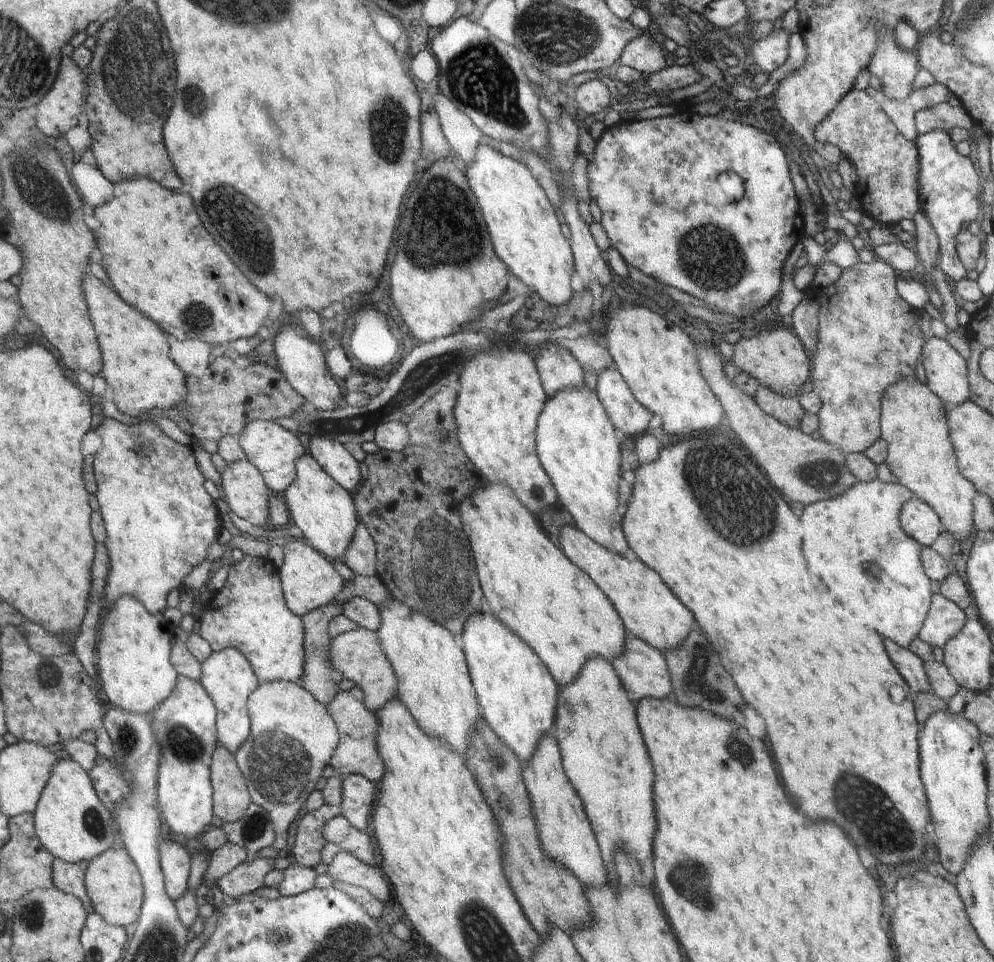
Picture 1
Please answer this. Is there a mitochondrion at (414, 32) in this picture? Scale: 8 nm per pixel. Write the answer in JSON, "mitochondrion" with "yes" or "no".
{"mitochondrion":"no"}

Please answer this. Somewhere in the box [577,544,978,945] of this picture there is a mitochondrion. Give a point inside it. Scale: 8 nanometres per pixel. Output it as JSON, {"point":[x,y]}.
{"point":[851,795]}

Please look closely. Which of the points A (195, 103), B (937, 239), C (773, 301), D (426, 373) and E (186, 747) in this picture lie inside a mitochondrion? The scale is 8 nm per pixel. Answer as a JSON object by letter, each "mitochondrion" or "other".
{"A":"mitochondrion","B":"other","C":"other","D":"mitochondrion","E":"mitochondrion"}

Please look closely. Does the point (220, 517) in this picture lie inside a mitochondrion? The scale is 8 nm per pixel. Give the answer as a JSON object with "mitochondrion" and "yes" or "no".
{"mitochondrion":"no"}

